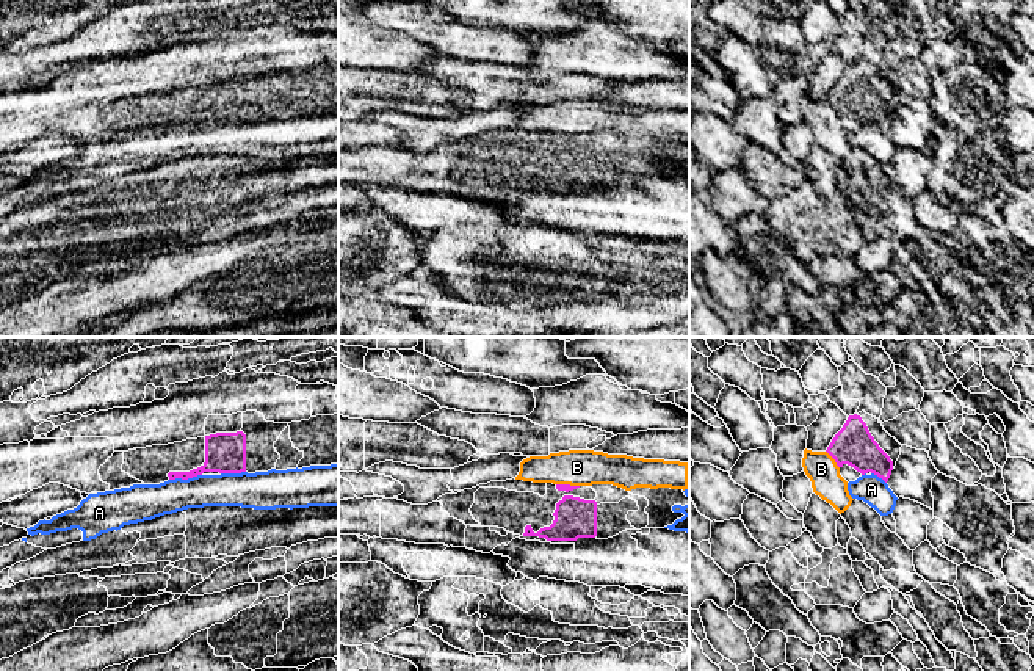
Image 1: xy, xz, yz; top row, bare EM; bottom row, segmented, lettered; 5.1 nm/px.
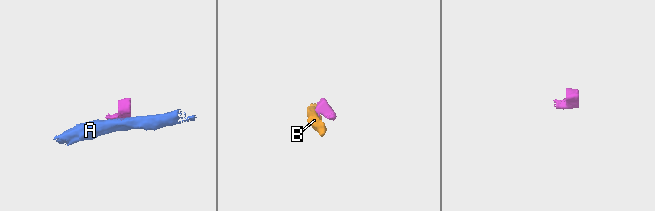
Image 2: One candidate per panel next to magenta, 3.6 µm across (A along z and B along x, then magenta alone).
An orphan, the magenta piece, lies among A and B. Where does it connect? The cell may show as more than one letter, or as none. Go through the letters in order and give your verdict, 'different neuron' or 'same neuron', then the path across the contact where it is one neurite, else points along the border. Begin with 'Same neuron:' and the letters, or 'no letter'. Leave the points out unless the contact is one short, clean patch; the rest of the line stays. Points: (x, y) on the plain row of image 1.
Same neuron: no letter
A: different neuron; border xy (201, 123), (191, 127), (169, 129)
B: different neuron; border yz (826, 99), (838, 116)

